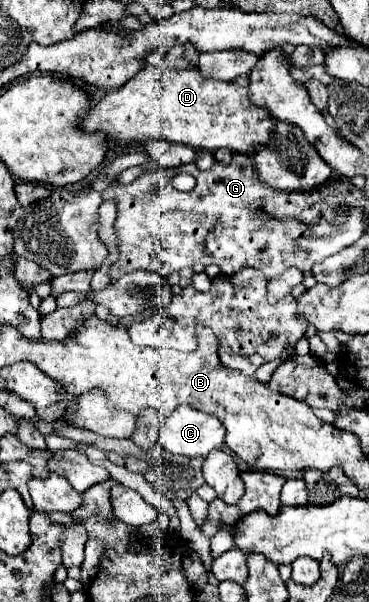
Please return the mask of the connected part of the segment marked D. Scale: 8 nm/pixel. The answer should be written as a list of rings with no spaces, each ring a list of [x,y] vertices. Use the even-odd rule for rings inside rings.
[[[173,47],[161,65],[145,65],[123,87],[95,103],[83,119],[85,131],[101,131],[117,141],[165,139],[191,149],[217,151],[227,147],[253,157],[255,145],[273,143],[275,119],[265,105],[251,103],[247,87],[227,81],[205,79],[199,67],[183,57],[183,47]]]

